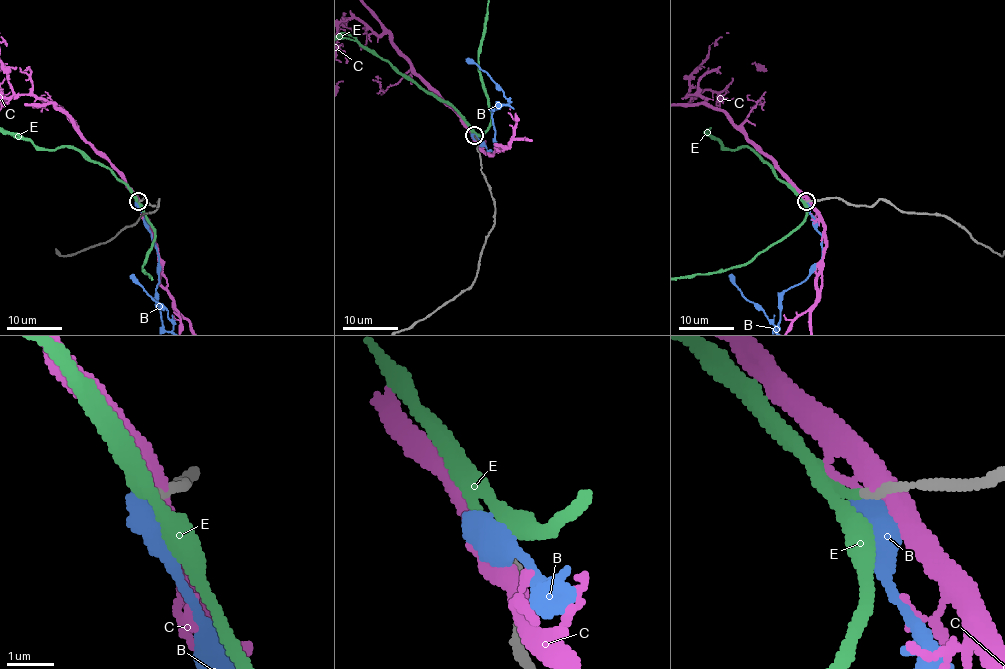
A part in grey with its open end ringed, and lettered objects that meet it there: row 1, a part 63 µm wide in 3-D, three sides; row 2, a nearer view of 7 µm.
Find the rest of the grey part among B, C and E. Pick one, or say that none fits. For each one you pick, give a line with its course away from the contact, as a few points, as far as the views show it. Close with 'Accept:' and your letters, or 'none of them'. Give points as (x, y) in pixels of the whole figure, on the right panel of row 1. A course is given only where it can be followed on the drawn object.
E: course (805, 202), (753, 150), (712, 139), (720, 107), (793, 74), (816, 74), (833, 137), (829, 180)
Accept: E

